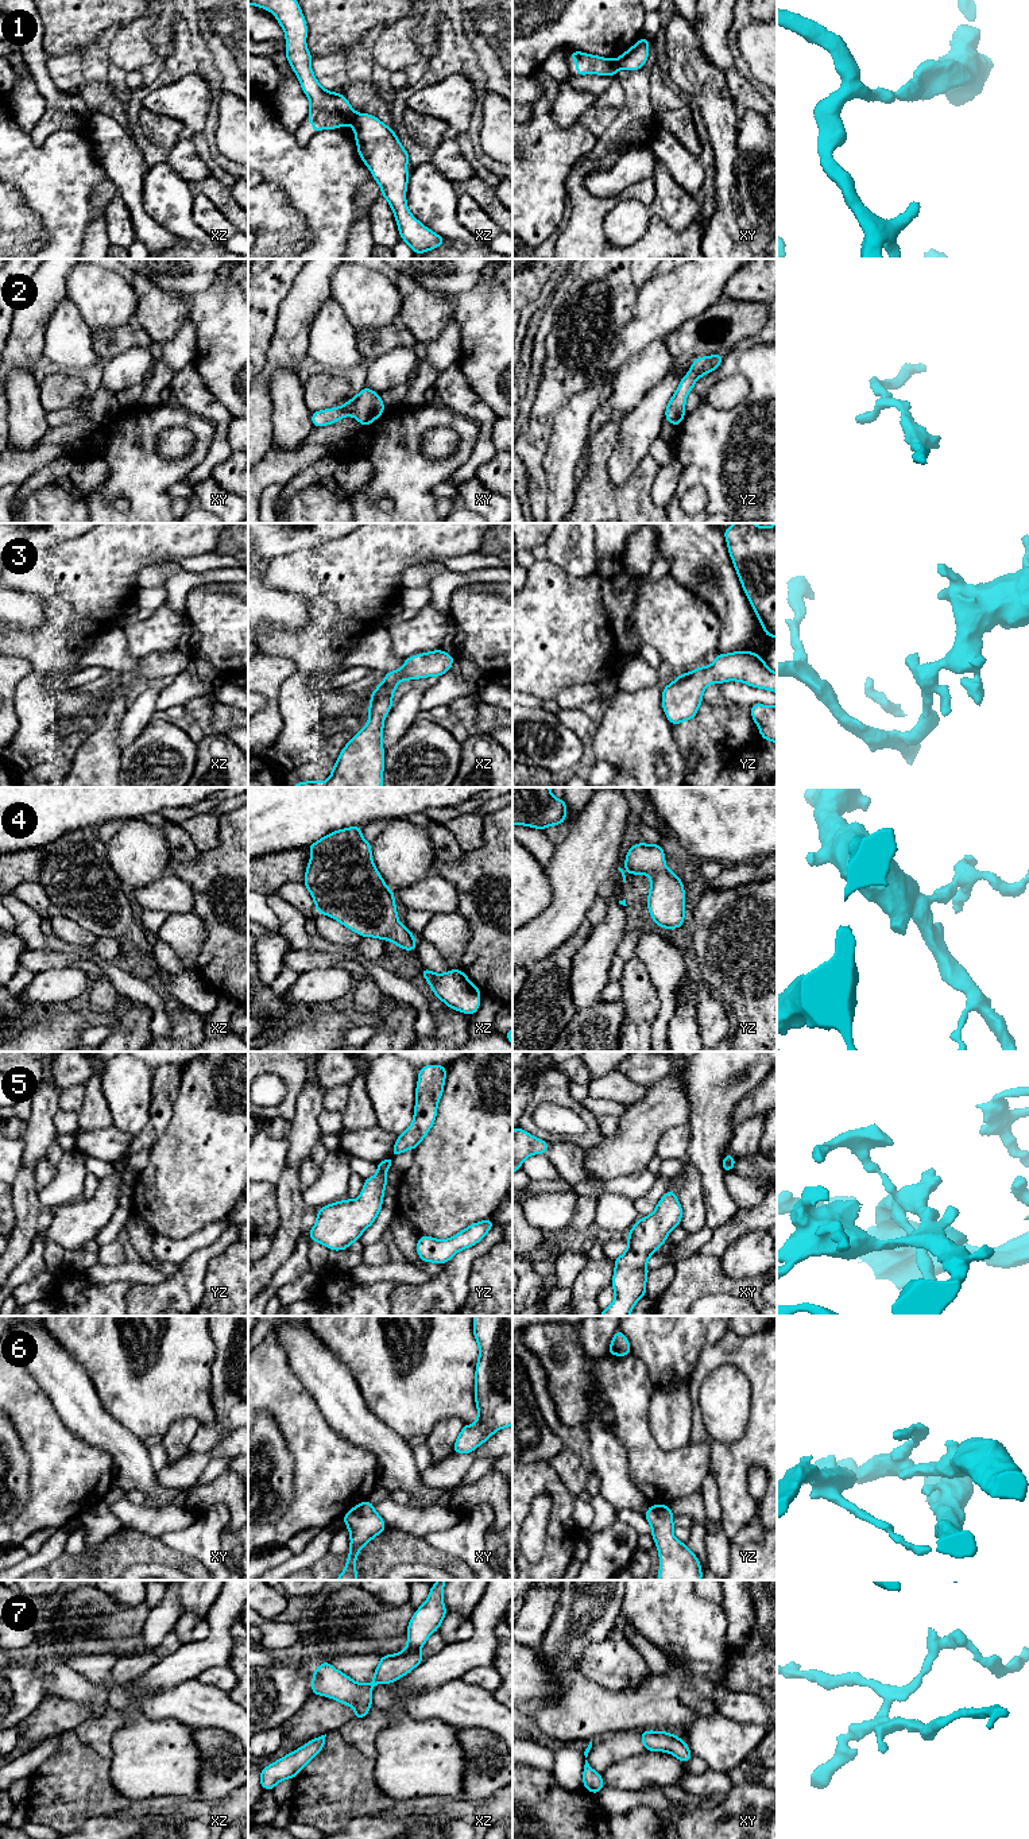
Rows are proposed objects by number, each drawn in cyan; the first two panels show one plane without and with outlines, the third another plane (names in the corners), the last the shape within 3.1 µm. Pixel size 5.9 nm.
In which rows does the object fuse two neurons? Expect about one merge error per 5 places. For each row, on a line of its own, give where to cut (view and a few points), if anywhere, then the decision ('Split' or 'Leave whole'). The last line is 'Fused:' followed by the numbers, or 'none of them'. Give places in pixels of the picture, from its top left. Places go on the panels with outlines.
1: Split along xz (356, 113), (349, 123). Split
2: No split. Leave whole
3: No split. Leave whole
4: No split. Leave whole
5: No split. Leave whole
6: No split. Leave whole
7: No split. Leave whole
Fused: 1

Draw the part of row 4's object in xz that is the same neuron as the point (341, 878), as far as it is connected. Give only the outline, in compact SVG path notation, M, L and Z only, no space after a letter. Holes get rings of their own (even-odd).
M355 825L332 832L309 845L307 849L312 852L312 859L309 860L303 883L314 899L317 913L334 918L361 937L390 940L405 951L415 951L417 941L414 940L414 934L398 920L394 902L395 893L386 886L376 870L372 862L371 843L363 839L361 826Z

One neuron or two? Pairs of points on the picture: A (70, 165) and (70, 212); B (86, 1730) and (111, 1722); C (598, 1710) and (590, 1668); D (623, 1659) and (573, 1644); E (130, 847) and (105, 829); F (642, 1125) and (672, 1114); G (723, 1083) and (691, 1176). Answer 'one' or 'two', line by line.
A: one
B: one
C: two
D: two
E: two
F: one
G: two

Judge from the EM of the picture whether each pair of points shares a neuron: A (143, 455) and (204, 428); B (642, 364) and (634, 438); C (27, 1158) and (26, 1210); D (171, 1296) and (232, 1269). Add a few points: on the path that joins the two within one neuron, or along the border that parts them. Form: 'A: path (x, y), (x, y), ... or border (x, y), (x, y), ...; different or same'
A: path (149, 437), (165, 421), (186, 421); same
B: border (660, 382), (633, 409), (616, 419); different
C: path (26, 1170), (26, 1197); same
D: border (228, 1247), (215, 1255), (205, 1269); different

